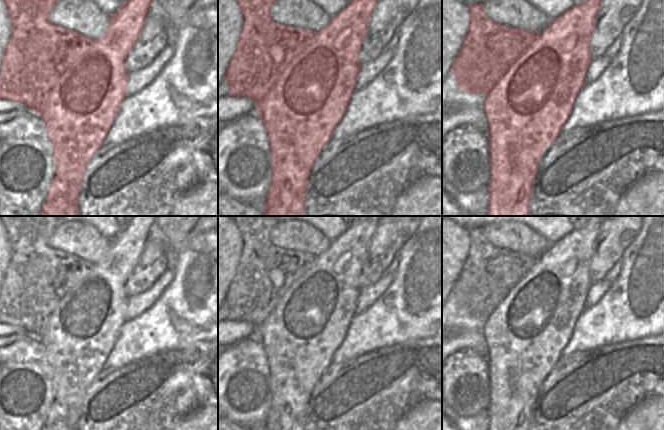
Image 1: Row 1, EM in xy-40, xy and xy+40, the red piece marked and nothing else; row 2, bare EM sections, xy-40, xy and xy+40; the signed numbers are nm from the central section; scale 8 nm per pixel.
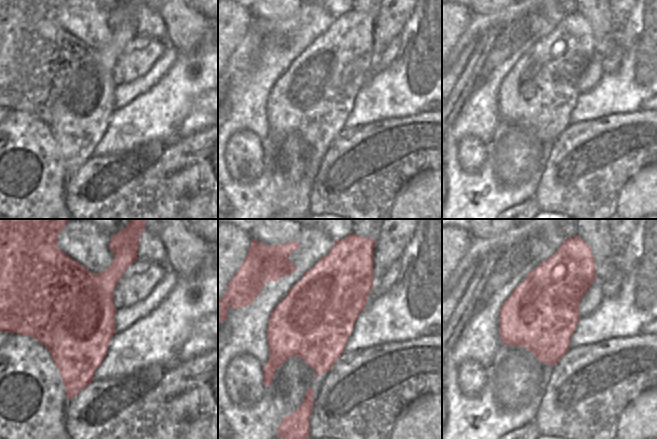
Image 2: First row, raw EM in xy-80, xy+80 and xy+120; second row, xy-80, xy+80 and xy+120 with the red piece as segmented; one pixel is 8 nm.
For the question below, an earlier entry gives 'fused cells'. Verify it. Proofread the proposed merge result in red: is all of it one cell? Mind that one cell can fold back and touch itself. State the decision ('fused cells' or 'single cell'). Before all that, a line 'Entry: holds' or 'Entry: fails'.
Entry: holds
fused cells

